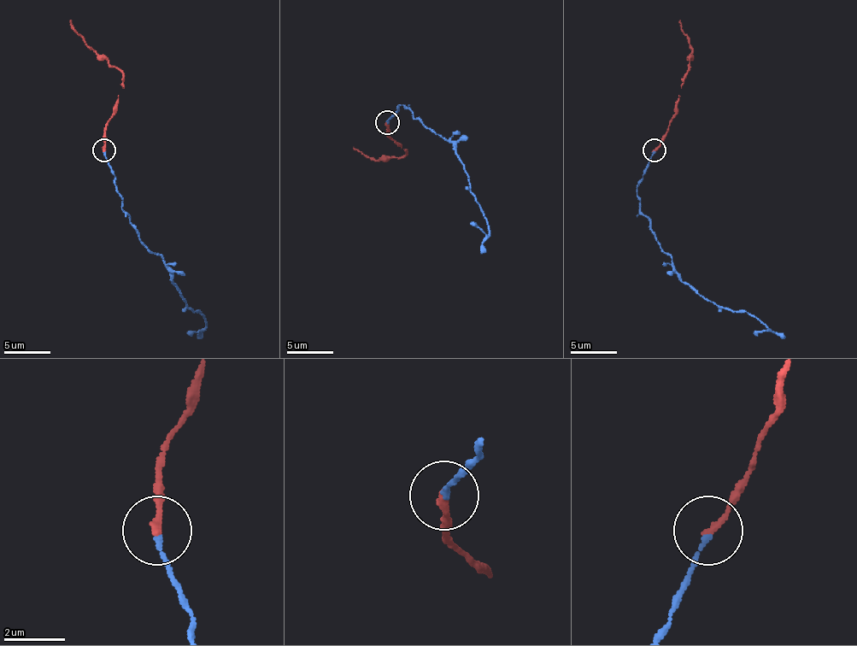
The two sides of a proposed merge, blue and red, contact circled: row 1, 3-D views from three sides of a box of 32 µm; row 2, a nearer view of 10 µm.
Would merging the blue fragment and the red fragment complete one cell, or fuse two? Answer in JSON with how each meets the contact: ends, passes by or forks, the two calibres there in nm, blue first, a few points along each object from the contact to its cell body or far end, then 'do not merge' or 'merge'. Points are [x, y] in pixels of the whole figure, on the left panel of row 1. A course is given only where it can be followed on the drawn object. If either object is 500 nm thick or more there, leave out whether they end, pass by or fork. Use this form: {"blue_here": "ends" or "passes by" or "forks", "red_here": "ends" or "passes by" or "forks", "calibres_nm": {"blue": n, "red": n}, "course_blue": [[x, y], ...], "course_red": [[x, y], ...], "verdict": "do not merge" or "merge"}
{"blue_here": "ends", "red_here": "ends", "calibres_nm": {"blue": 160, "red": 240}, "course_blue": [[104, 151], [120, 208], [139, 240], [163, 259], [186, 306], [198, 310], [205, 320], [202, 329], [186, 334]], "course_red": [[104, 149], [104, 131], [123, 89], [123, 74], [88, 46], [69, 20]], "verdict": "merge"}

